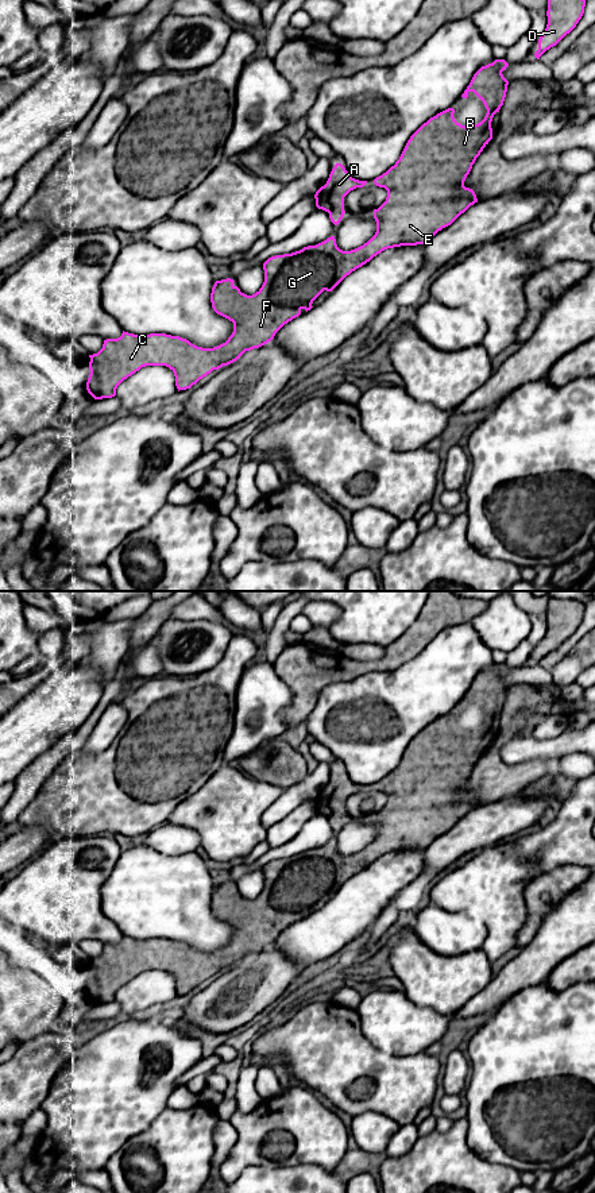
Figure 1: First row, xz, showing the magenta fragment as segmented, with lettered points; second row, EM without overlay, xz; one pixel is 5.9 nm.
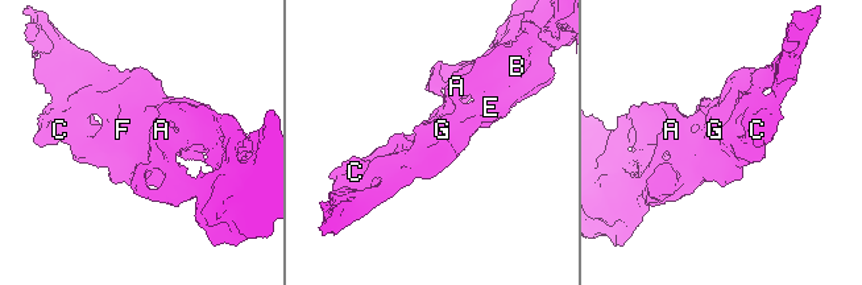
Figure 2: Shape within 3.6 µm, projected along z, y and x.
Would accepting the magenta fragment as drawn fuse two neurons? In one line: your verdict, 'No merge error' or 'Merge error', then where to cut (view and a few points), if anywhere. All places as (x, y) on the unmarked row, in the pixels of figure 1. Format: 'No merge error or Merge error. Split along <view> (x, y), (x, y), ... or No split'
No merge error. No split

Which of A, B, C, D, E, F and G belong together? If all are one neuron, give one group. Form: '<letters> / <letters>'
A B C D E F G

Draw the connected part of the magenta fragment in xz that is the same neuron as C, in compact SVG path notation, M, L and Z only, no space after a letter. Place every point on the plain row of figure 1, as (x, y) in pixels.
M495 664L482 671L461 699L463 703L474 696L484 709L484 723L465 731L453 722L455 714L448 713L424 727L407 745L399 764L386 777L376 781L374 788L387 795L386 806L374 814L376 826L375 839L363 850L343 856L335 841L300 856L268 862L263 868L264 887L252 900L247 900L233 889L233 884L216 885L210 907L213 915L233 927L228 945L213 953L202 953L179 941L150 938L146 941L124 937L117 943L104 945L103 953L89 960L89 982L86 995L94 1004L112 1003L117 991L146 970L166 970L175 981L179 995L190 993L200 984L236 966L246 955L259 953L271 946L275 938L289 926L298 922L301 915L310 915L313 906L324 896L332 896L347 880L370 866L387 853L426 849L438 835L451 830L471 810L478 807L472 794L464 791L472 769L492 744L491 726L503 710L509 686L502 676L509 668Z

